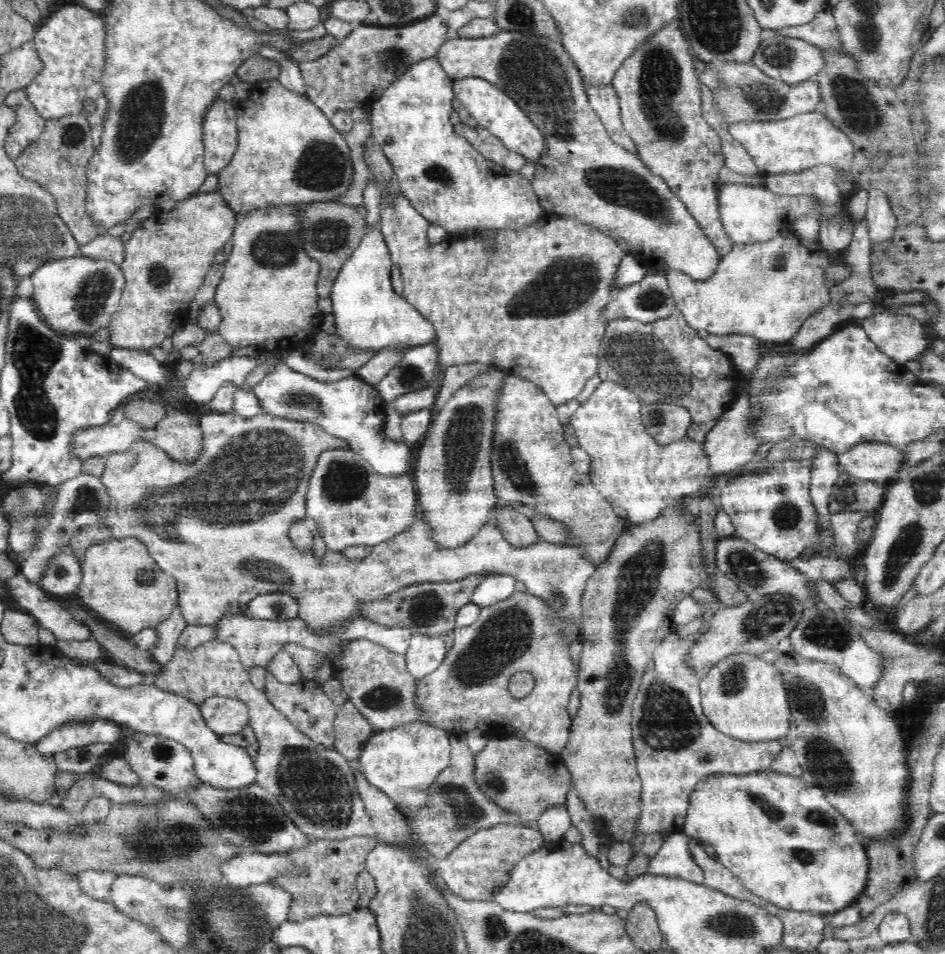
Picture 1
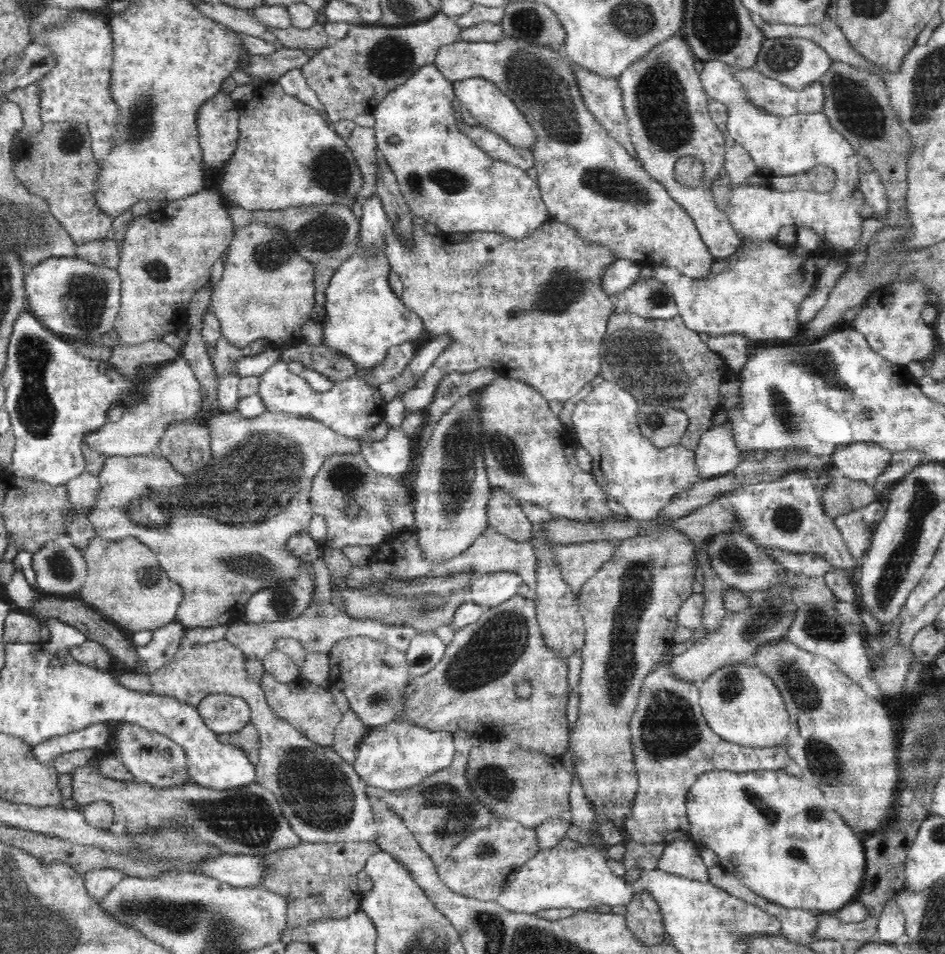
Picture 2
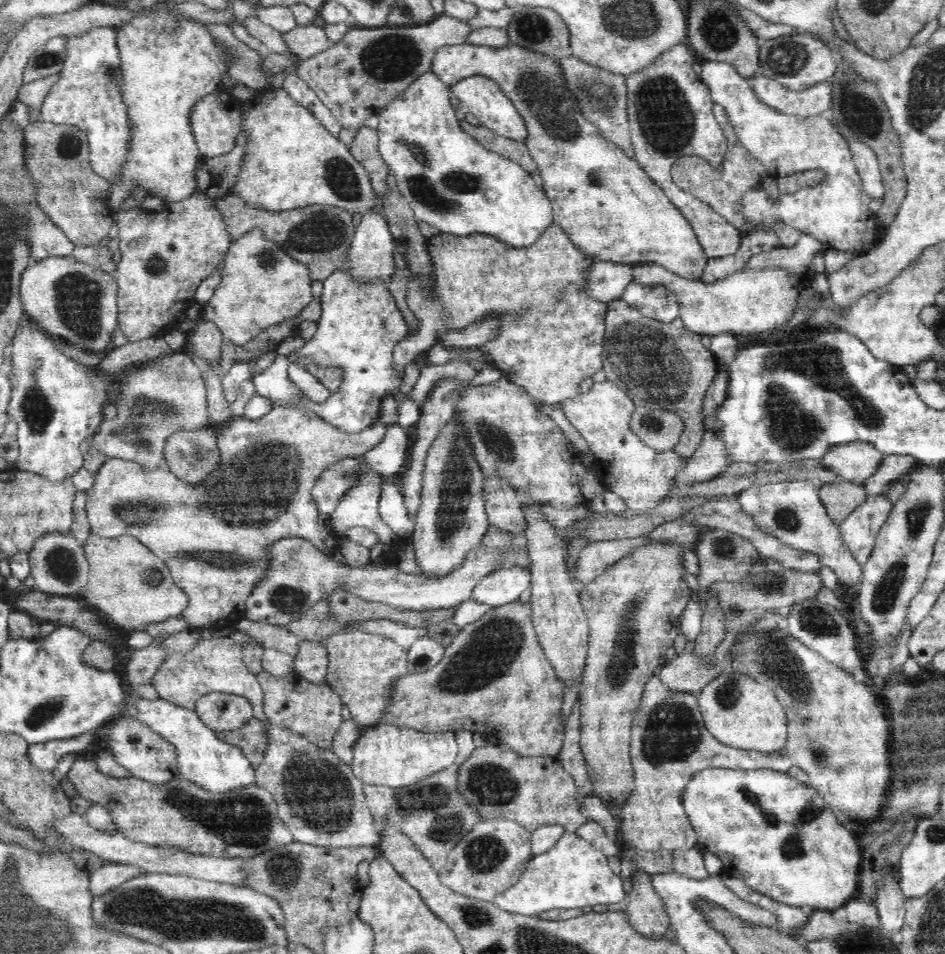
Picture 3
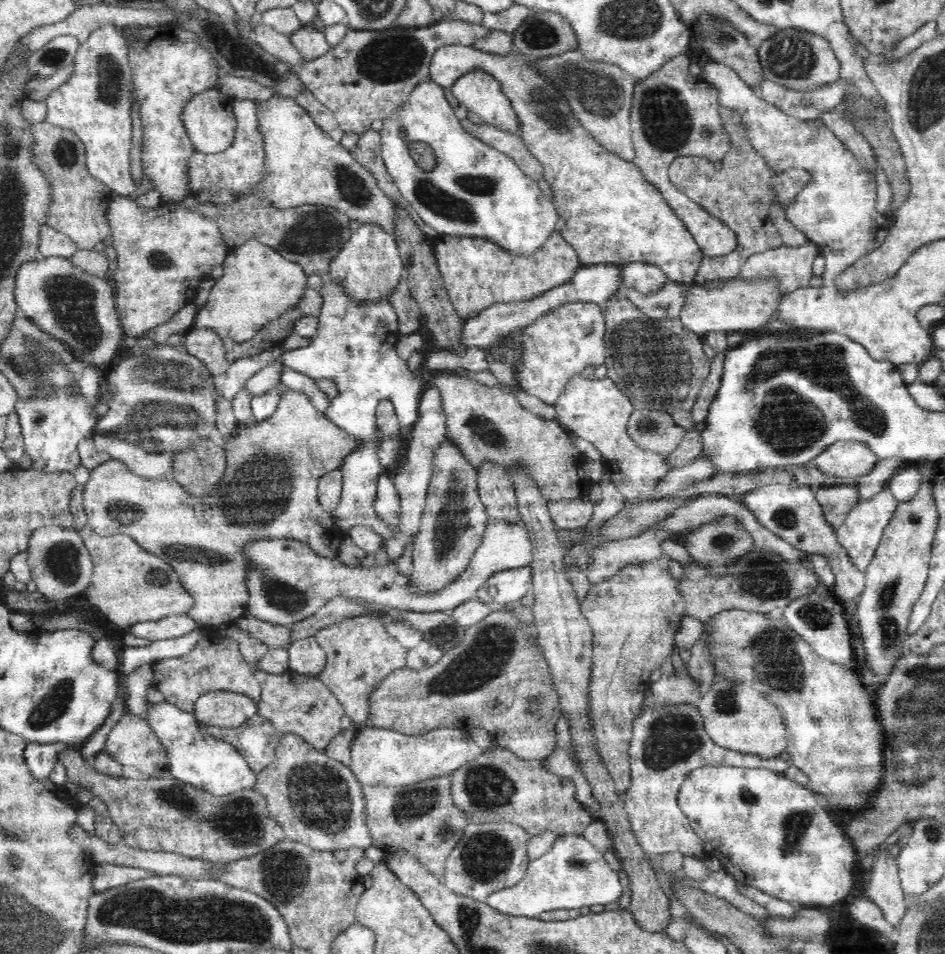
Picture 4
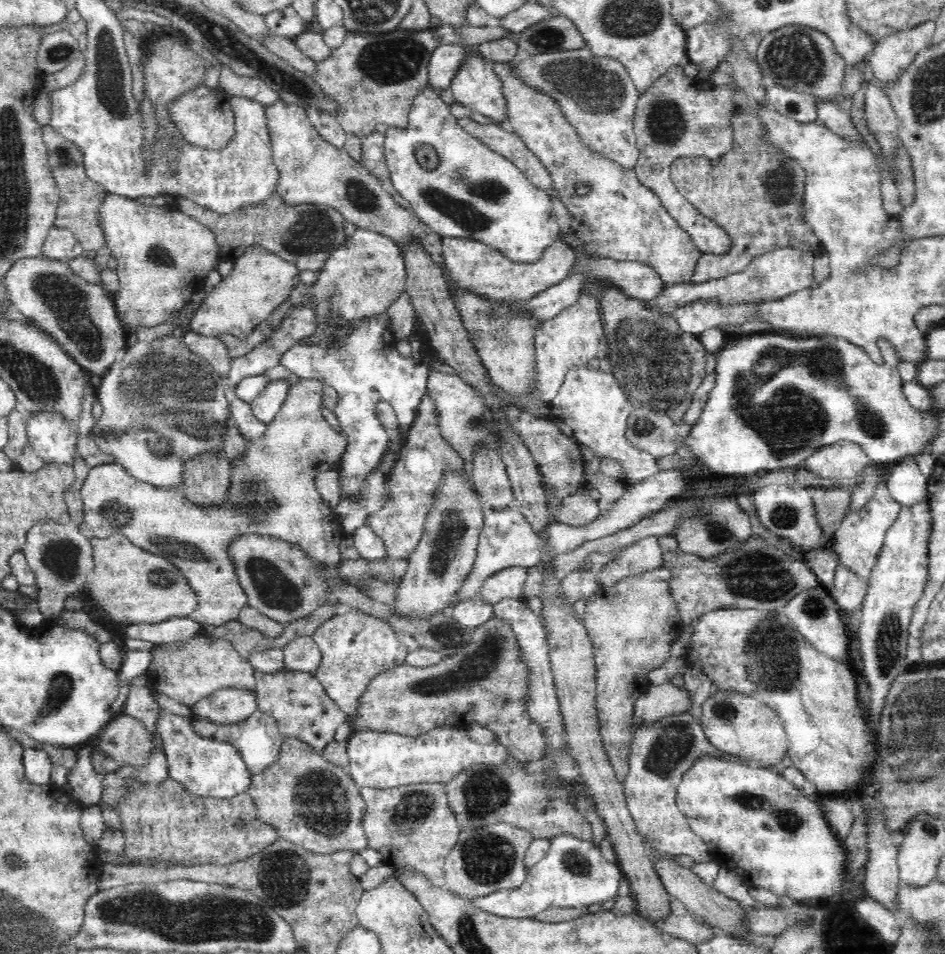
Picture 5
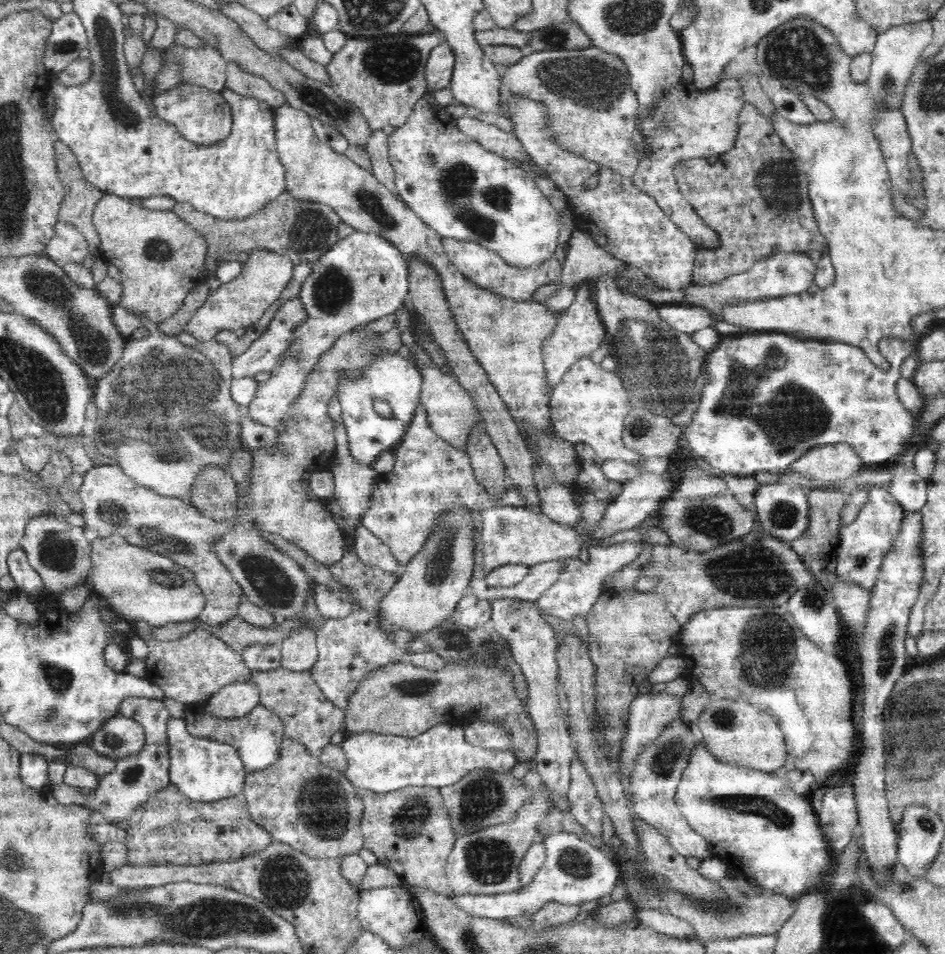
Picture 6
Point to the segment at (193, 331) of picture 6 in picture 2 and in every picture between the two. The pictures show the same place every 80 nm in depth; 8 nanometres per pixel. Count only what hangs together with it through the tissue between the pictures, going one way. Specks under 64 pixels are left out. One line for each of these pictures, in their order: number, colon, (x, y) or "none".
2: (267, 289)
3: (261, 286)
4: (258, 284)
5: (260, 281)

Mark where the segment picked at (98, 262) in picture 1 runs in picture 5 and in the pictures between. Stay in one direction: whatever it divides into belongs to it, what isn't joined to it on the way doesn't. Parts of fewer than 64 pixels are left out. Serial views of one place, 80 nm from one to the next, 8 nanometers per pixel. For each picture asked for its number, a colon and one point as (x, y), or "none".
2: (73, 298)
3: (73, 302)
4: (78, 309)
5: (81, 316)

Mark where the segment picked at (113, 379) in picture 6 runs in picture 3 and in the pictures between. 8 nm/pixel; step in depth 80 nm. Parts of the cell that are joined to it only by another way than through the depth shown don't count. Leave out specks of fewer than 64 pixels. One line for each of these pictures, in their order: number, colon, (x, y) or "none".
3: (160, 397)
4: (162, 401)
5: (163, 404)

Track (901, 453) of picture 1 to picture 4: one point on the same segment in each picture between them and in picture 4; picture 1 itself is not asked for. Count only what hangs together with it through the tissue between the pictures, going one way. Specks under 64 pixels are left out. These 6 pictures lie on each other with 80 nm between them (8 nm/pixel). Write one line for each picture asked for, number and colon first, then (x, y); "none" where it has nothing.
2: (865, 462)
3: (855, 461)
4: (847, 460)

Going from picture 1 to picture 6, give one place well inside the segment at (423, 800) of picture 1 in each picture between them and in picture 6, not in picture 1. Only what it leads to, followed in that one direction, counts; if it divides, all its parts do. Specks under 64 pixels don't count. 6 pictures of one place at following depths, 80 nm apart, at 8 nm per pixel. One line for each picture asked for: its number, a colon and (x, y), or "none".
2: (398, 755)
3: (385, 755)
4: (379, 756)
5: (377, 759)
6: (382, 763)

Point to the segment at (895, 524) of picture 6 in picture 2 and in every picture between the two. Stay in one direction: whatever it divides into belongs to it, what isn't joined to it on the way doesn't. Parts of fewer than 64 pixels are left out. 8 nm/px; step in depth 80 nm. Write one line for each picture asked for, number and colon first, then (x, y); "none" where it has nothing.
2: (855, 527)
3: (860, 529)
4: (861, 532)
5: (861, 535)

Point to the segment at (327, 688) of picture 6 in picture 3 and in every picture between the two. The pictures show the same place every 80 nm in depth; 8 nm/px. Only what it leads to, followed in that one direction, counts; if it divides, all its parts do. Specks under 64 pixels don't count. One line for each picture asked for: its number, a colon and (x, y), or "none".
3: (362, 666)
4: (359, 651)
5: (355, 646)

